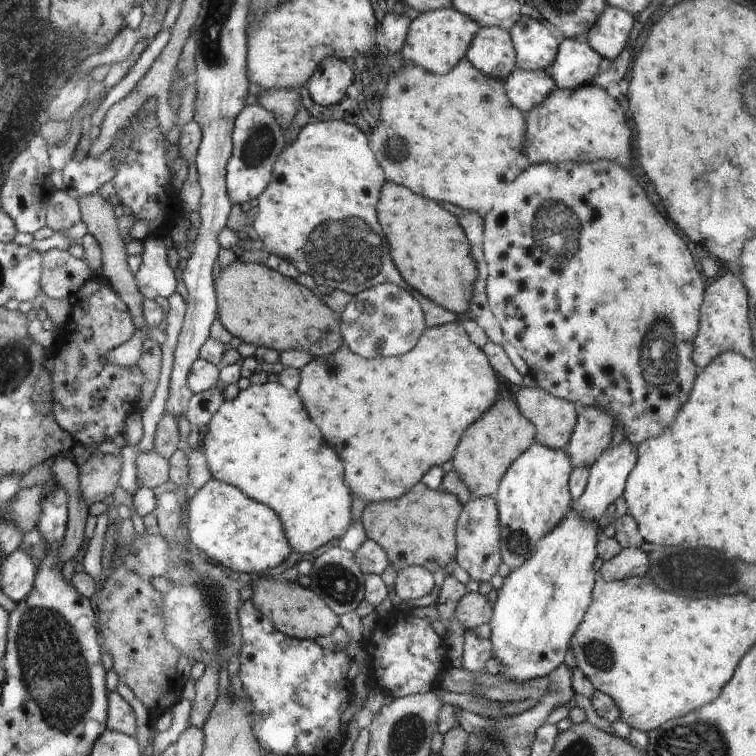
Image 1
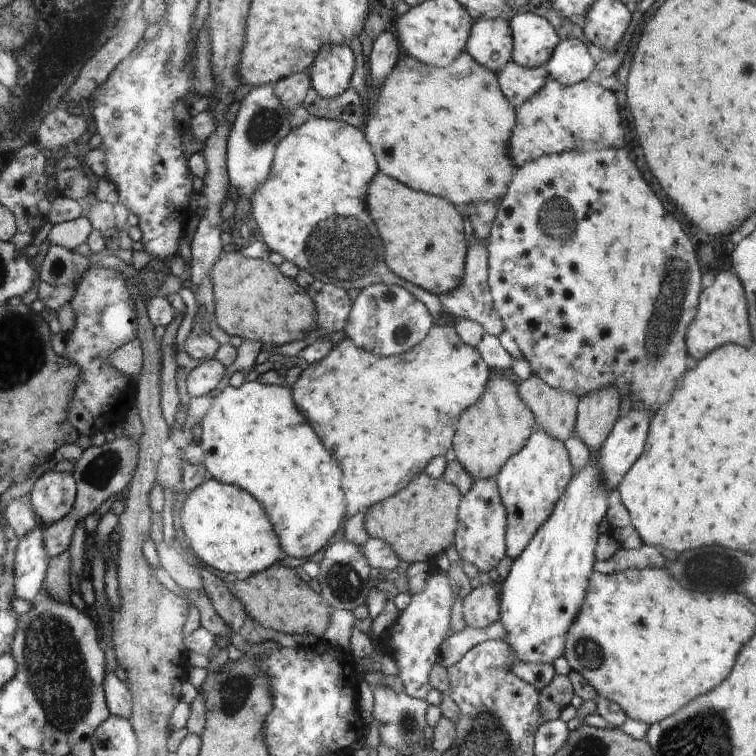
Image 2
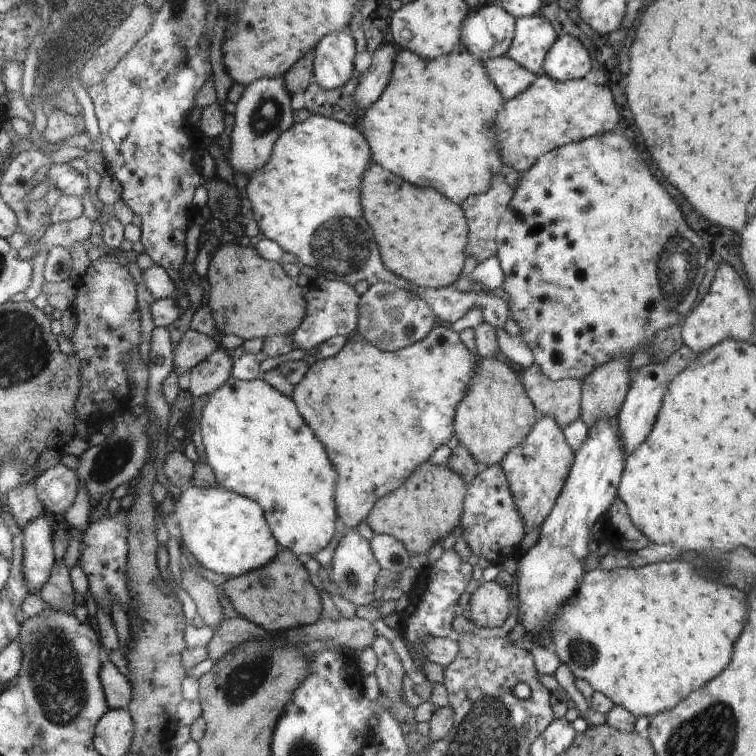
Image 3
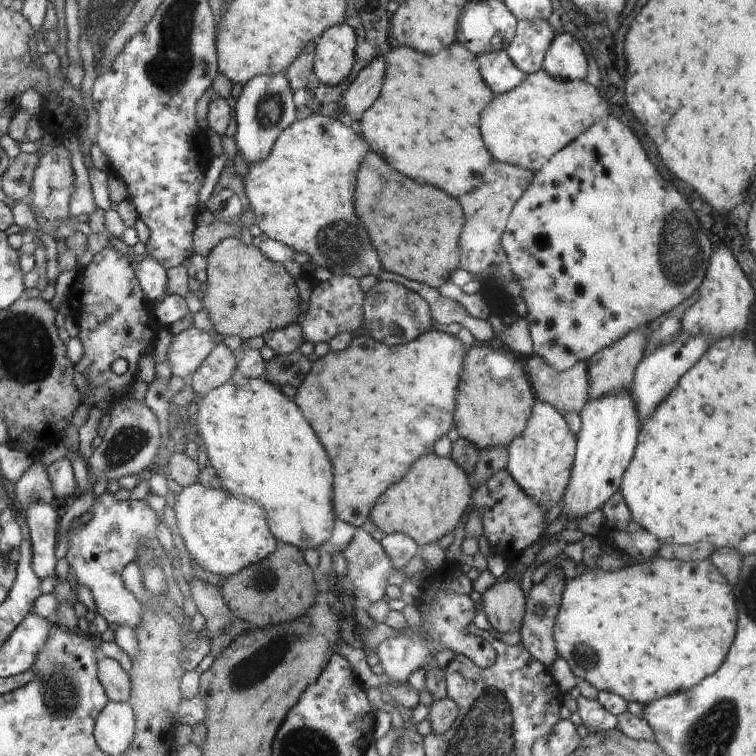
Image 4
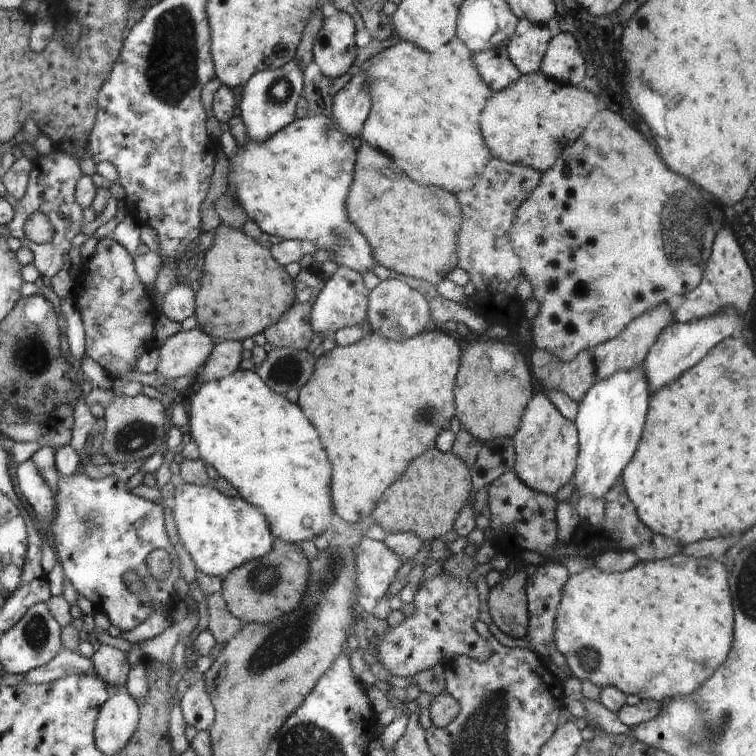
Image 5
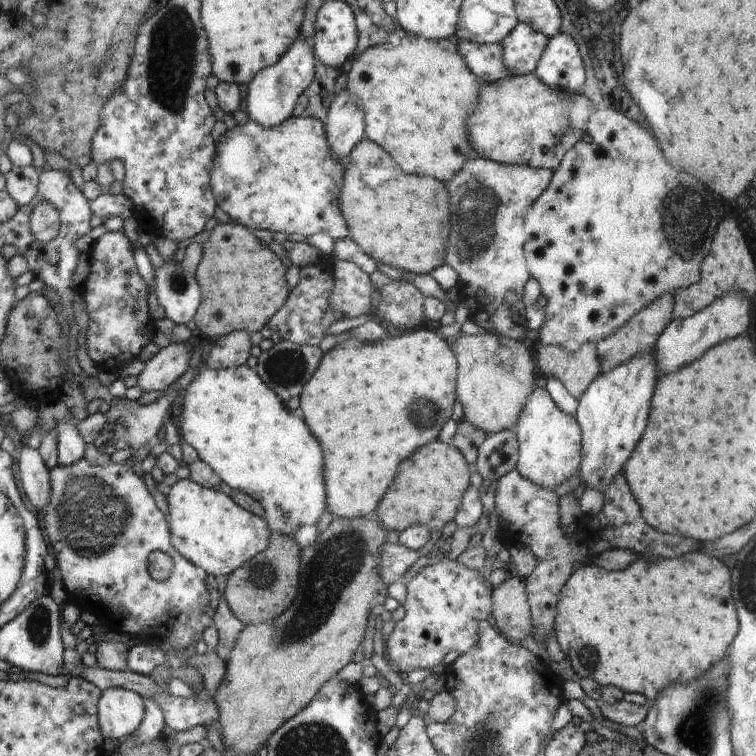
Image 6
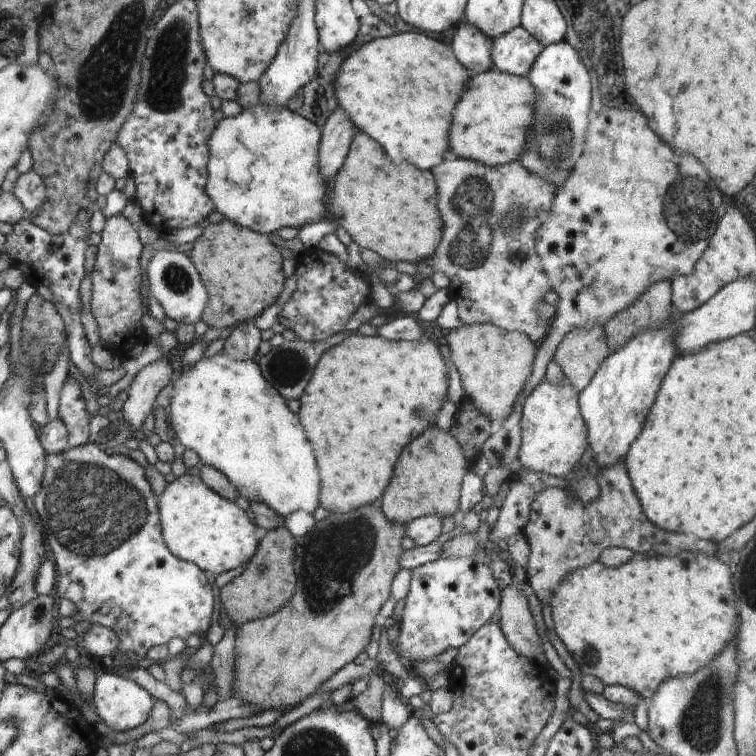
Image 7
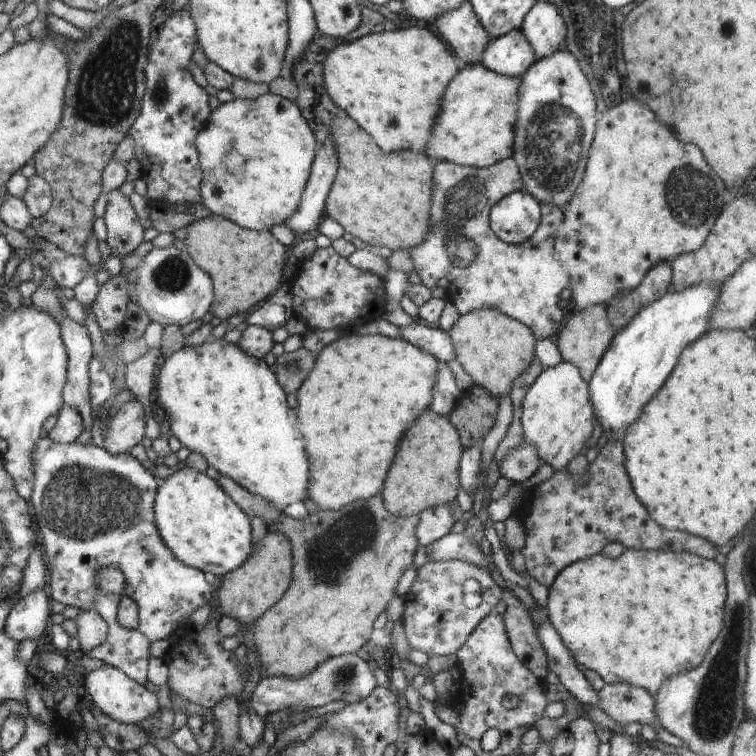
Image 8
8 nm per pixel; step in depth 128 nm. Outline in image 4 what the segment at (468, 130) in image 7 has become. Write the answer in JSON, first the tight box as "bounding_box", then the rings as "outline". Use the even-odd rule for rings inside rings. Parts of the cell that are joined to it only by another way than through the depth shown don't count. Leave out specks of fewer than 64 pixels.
{"bounding_box":[482,70,608,171],"outline":[[[544,70],[529,74],[514,90],[497,93],[482,112],[483,141],[495,161],[540,171],[567,144],[608,117],[606,98],[586,81],[560,80]]]}

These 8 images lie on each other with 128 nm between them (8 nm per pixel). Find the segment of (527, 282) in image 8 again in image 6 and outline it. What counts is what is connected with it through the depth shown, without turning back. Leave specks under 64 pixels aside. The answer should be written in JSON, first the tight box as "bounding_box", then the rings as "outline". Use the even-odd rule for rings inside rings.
{"bounding_box":[446,156,553,339],"outline":[[[475,156],[464,163],[463,170],[446,184],[450,193],[451,232],[446,248],[446,264],[459,276],[458,299],[468,300],[469,317],[490,333],[498,333],[511,339],[522,339],[528,332],[528,320],[522,302],[523,290],[531,277],[523,253],[526,235],[523,229],[525,214],[532,203],[548,188],[553,172],[528,165],[507,165]]]}

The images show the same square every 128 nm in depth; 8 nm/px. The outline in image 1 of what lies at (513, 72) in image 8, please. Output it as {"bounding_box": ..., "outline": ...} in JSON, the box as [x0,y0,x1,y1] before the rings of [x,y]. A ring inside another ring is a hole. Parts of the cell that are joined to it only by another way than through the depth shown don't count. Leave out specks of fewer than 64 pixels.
{"bounding_box":[508,15,558,71],"outline":[[[521,15],[519,22],[508,31],[514,41],[518,68],[525,71],[548,70],[558,58],[558,40],[542,22]]]}

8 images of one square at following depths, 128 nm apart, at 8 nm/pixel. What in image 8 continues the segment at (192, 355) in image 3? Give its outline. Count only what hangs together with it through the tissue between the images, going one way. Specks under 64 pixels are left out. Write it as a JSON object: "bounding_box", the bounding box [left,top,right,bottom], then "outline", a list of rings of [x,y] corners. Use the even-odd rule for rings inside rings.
{"bounding_box":[100,397,146,455],"outline":[[[133,397],[120,399],[120,410],[110,422],[108,436],[100,443],[109,453],[119,455],[130,452],[136,444],[144,438],[144,426],[146,426],[146,414],[140,400]]]}

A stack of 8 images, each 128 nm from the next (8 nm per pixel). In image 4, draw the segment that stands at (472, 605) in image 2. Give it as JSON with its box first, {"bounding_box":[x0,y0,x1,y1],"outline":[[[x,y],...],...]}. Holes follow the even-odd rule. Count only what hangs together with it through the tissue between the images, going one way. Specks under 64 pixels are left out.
{"bounding_box":[481,580,524,632],"outline":[[[512,580],[496,581],[481,594],[481,611],[498,632],[518,630],[524,616],[524,594]]]}

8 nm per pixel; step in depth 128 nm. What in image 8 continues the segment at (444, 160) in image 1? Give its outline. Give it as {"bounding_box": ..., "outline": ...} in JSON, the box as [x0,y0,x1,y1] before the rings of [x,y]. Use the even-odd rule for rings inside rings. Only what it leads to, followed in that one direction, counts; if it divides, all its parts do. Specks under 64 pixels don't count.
{"bounding_box":[323,25,458,155],"outline":[[[426,25],[372,33],[345,42],[330,50],[323,67],[325,87],[334,104],[366,130],[384,152],[406,149],[426,155],[425,149],[434,131],[435,120],[442,111],[443,96],[458,72],[452,52],[438,36],[426,30]]]}

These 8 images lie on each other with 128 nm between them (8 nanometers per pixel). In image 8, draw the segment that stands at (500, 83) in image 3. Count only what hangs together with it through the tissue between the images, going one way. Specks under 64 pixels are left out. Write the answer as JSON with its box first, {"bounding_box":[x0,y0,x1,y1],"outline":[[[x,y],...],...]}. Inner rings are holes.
{"bounding_box":[432,1,491,64],"outline":[[[470,1],[452,12],[443,14],[432,26],[452,45],[460,60],[468,64],[480,63],[491,38],[474,12]]]}

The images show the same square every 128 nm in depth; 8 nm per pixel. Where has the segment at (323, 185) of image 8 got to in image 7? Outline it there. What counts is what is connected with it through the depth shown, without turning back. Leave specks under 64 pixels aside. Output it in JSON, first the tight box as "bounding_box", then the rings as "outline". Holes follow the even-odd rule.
{"bounding_box":[320,107,356,182],"outline":[[[338,107],[324,123],[323,142],[320,143],[320,172],[326,182],[334,179],[347,157],[356,132],[353,120]]]}

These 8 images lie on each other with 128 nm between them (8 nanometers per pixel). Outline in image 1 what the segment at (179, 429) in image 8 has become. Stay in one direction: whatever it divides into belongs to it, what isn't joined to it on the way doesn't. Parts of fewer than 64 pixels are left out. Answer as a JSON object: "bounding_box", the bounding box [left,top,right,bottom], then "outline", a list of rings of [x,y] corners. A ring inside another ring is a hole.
{"bounding_box":[202,378,352,556],"outline":[[[275,378],[241,390],[233,401],[223,402],[202,434],[202,451],[214,479],[234,485],[256,501],[268,505],[283,523],[292,549],[309,556],[330,540],[341,538],[352,520],[352,496],[344,482],[344,462],[310,424],[297,391],[280,385]]]}

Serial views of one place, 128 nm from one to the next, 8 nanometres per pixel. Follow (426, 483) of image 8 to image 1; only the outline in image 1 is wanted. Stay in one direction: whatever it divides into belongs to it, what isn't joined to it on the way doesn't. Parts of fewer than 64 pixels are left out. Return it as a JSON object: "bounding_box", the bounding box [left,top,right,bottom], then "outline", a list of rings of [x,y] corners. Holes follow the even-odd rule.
{"bounding_box":[361,481,462,572],"outline":[[[420,481],[406,495],[402,495],[395,501],[366,502],[361,518],[367,538],[385,550],[389,563],[397,572],[411,566],[424,567],[432,572],[446,568],[458,554],[458,542],[454,542],[454,526],[462,510],[462,502],[457,496],[440,488],[428,488],[428,485]]]}

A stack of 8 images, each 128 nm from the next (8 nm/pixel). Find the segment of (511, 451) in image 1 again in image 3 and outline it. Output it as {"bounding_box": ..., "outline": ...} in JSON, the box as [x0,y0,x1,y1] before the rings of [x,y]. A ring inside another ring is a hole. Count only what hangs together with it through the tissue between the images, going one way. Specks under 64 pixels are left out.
{"bounding_box":[455,353,539,468],"outline":[[[477,353],[475,357],[474,379],[471,387],[468,388],[467,395],[464,396],[463,401],[456,408],[455,432],[459,444],[466,446],[470,450],[474,460],[479,463],[481,468],[486,468],[501,465],[512,448],[515,448],[518,444],[523,444],[538,423],[539,415],[534,402],[528,397],[526,388],[522,388],[516,372],[510,366],[498,362],[494,357],[483,358]]]}

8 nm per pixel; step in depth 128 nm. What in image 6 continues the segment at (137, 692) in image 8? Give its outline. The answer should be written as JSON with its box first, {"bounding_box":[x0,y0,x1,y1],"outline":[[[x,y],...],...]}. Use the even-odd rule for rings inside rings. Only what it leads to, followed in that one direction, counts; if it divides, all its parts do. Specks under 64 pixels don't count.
{"bounding_box":[99,687,145,742],"outline":[[[120,687],[103,691],[99,717],[107,742],[130,738],[142,726],[144,715],[145,702],[139,693]]]}

